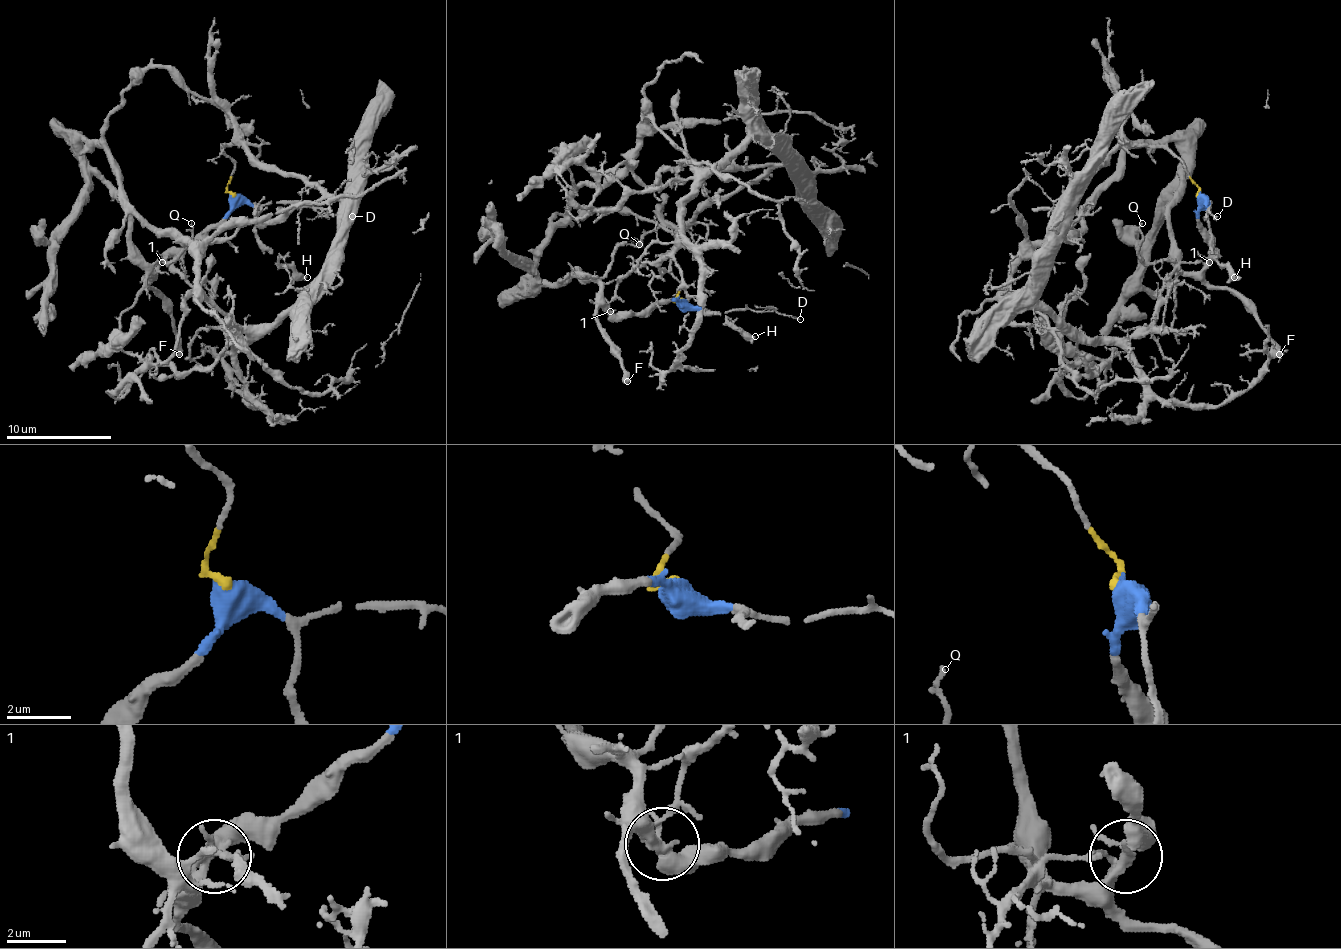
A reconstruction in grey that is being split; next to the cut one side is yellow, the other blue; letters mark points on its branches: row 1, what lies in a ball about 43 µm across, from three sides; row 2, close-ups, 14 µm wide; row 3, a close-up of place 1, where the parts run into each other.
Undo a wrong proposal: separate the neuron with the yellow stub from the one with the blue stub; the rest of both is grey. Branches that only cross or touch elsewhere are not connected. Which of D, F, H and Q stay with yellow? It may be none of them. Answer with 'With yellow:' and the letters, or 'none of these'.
With yellow: none of these

